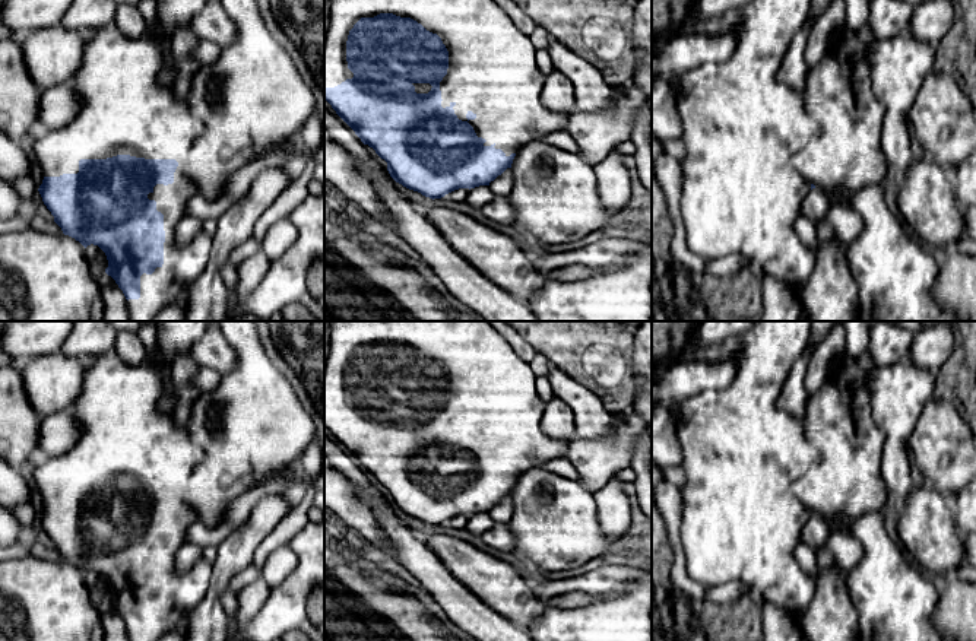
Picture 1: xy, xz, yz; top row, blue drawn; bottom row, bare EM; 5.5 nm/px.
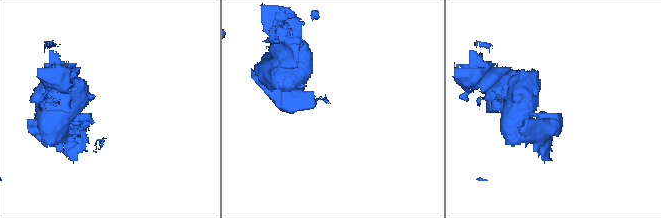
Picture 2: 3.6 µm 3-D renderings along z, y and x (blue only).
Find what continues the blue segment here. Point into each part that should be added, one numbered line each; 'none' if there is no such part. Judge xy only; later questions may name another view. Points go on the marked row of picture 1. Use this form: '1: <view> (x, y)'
1: xy (124, 110)

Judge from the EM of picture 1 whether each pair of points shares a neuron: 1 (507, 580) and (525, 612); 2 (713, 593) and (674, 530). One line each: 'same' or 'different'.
1: same
2: different

